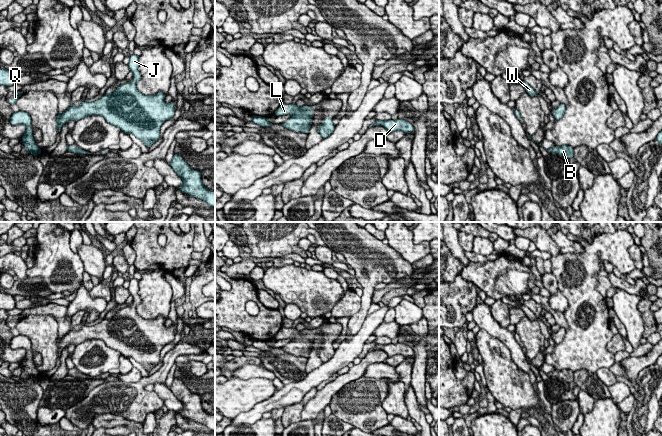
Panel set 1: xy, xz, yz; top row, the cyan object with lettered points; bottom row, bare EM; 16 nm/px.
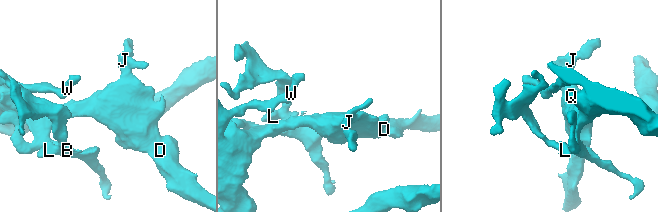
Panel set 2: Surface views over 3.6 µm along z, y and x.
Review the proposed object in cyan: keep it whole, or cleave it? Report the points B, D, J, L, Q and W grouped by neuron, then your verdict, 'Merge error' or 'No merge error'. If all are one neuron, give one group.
Groups: B D J L Q W. No merge error

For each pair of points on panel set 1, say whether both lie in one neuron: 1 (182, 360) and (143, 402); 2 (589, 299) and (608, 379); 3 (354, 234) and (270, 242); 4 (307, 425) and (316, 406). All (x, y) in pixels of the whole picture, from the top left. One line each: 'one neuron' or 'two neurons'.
1: two neurons
2: two neurons
3: two neurons
4: two neurons

